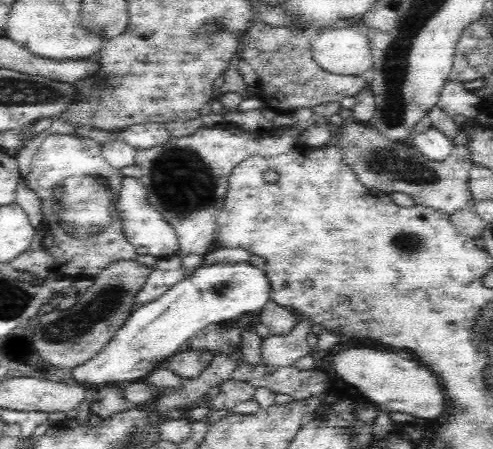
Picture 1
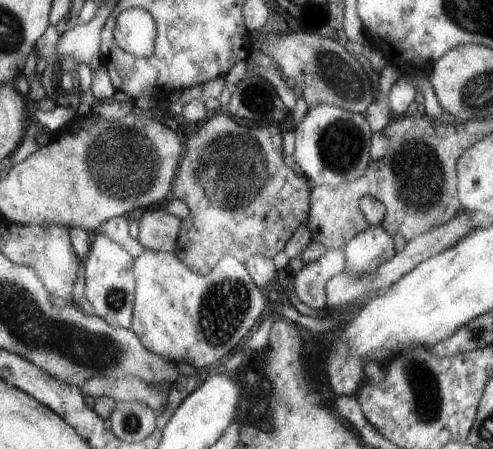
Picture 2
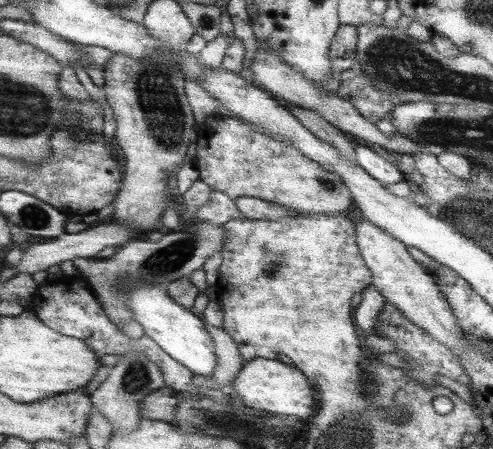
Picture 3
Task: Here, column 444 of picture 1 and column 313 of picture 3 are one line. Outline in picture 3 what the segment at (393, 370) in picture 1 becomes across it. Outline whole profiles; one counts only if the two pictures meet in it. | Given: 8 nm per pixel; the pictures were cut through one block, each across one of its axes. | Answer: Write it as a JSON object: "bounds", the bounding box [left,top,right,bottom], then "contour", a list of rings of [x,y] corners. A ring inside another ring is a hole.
{"bounds":[231,358,315,418],"contour":[[[255,358],[243,362],[243,368],[231,382],[233,392],[237,394],[237,402],[241,406],[249,406],[253,410],[263,410],[275,416],[299,416],[309,418],[315,408],[315,392],[301,370],[289,368],[277,360]]]}

